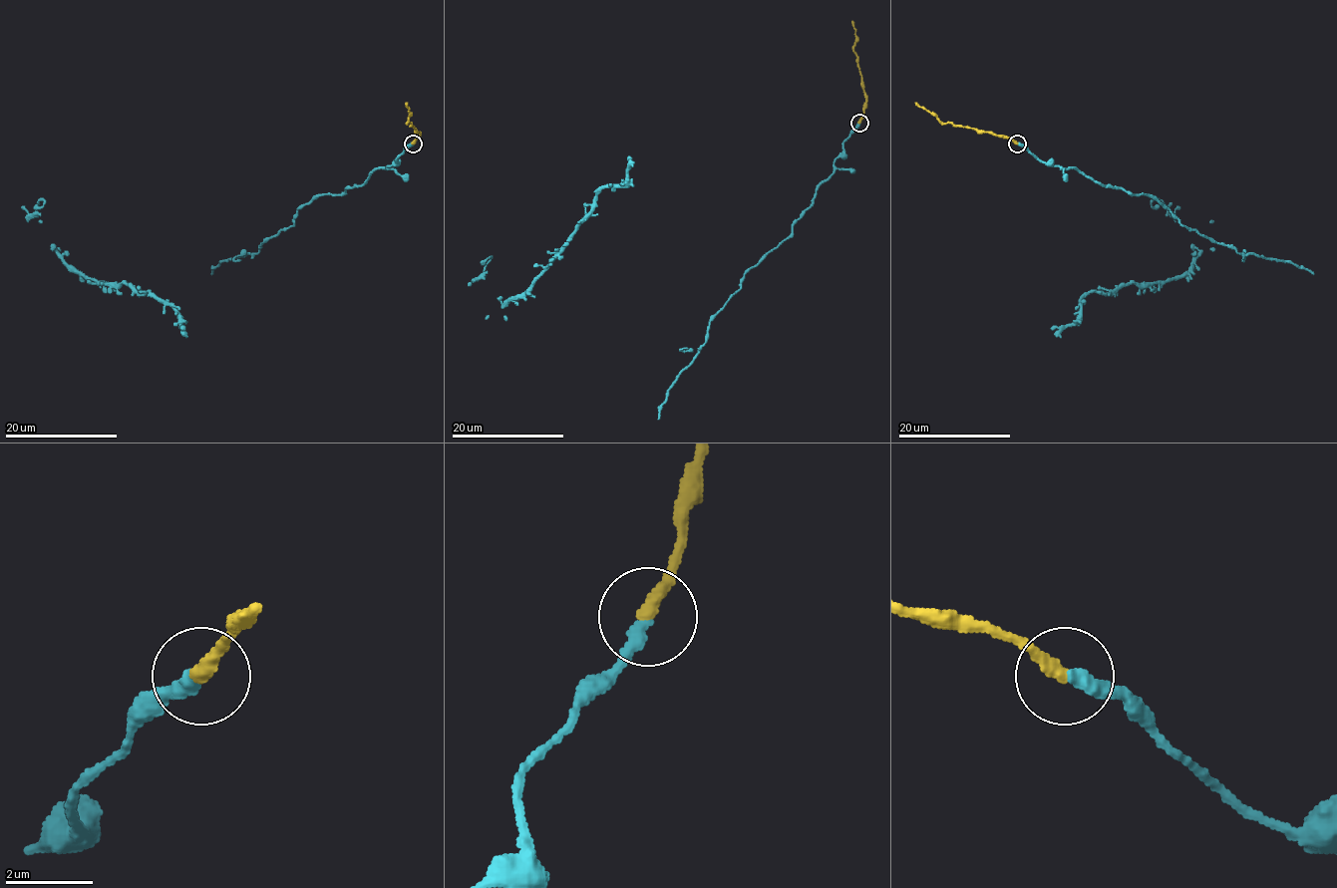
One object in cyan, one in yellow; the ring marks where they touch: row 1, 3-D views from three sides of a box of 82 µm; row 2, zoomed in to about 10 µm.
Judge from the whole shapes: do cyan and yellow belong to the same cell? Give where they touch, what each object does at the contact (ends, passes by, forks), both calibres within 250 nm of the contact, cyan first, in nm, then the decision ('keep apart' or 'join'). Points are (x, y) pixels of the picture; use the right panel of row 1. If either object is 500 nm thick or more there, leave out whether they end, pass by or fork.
at (1017, 144); cyan ends there; yellow ends there; 360 nm thick on the cyan side, 340 nm on the other; join

